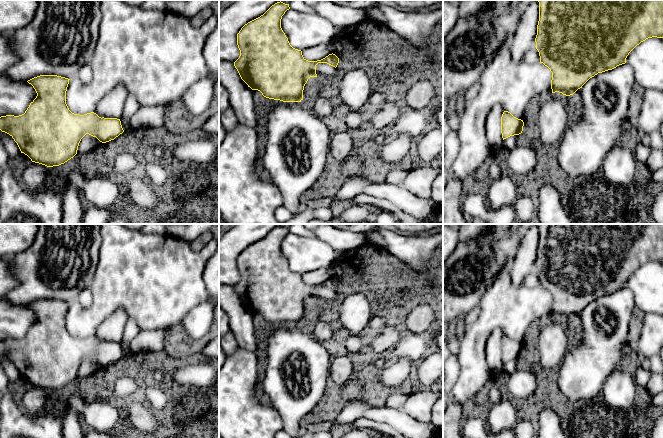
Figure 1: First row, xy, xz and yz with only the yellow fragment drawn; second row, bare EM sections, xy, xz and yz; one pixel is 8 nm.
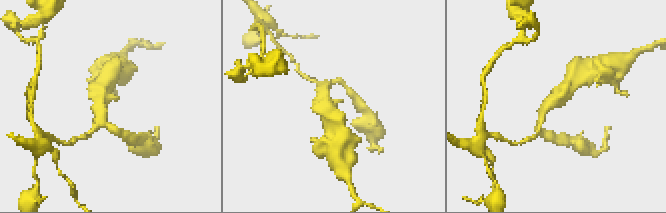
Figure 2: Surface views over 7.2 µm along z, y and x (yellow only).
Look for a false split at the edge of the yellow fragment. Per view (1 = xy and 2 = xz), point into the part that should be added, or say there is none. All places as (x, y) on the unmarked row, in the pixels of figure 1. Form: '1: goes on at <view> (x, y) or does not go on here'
1: does not go on here
2: does not go on here

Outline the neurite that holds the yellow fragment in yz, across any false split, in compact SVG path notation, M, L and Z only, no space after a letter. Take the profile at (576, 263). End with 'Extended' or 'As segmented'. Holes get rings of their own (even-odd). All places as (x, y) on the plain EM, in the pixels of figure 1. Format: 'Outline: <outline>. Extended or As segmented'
Outline: M538 224L539 245L535 262L540 287L552 296L552 317L573 319L598 297L626 287L629 277L648 262L663 262L663 224Z. As segmented

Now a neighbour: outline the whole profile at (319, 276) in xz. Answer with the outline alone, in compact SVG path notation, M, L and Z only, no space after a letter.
M335 250L334 261L329 266L302 275L304 283L308 285L317 285L325 282L329 278L332 278L332 270L335 264L346 258L346 252L347 251Z

